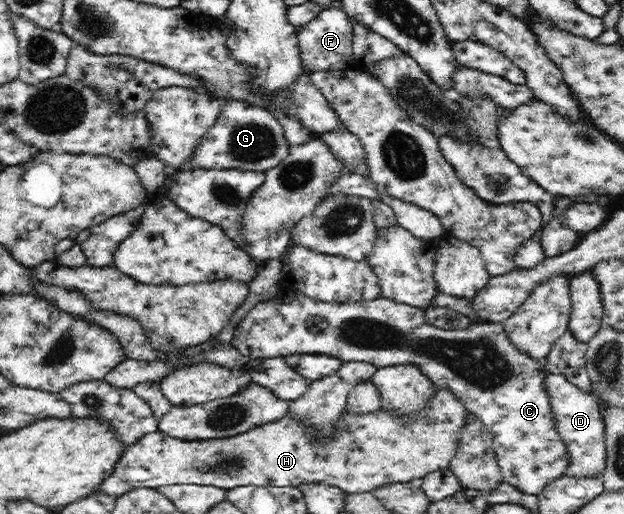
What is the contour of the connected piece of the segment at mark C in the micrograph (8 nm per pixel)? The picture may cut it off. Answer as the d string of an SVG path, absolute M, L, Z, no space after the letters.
M285 274L280 283L279 292L273 297L266 300L259 300L255 305L249 308L249 311L232 327L232 345L239 348L239 352L247 357L250 361L261 359L261 357L287 357L289 355L296 354L322 354L337 357L341 361L345 362L366 362L376 368L382 368L385 366L393 366L397 364L411 364L419 365L424 369L426 377L433 383L442 385L442 387L449 387L449 390L453 391L461 402L464 403L465 410L475 413L483 421L483 424L490 429L492 448L494 449L495 459L502 473L502 479L504 483L514 486L522 493L529 495L537 495L541 492L543 487L547 483L558 479L563 474L567 474L569 465L571 465L571 455L569 455L569 448L565 444L565 440L561 439L559 434L559 428L556 421L556 413L551 403L551 394L546 387L545 381L550 375L548 367L544 365L544 361L534 359L529 353L522 351L513 340L509 337L509 332L505 330L504 322L481 322L469 323L465 329L458 329L455 331L445 331L437 327L431 327L427 325L424 320L422 308L415 307L406 303L399 303L395 300L379 296L377 299L369 301L359 300L356 302L333 302L318 300L317 298L309 297L303 293L303 283L297 282L288 274Z

